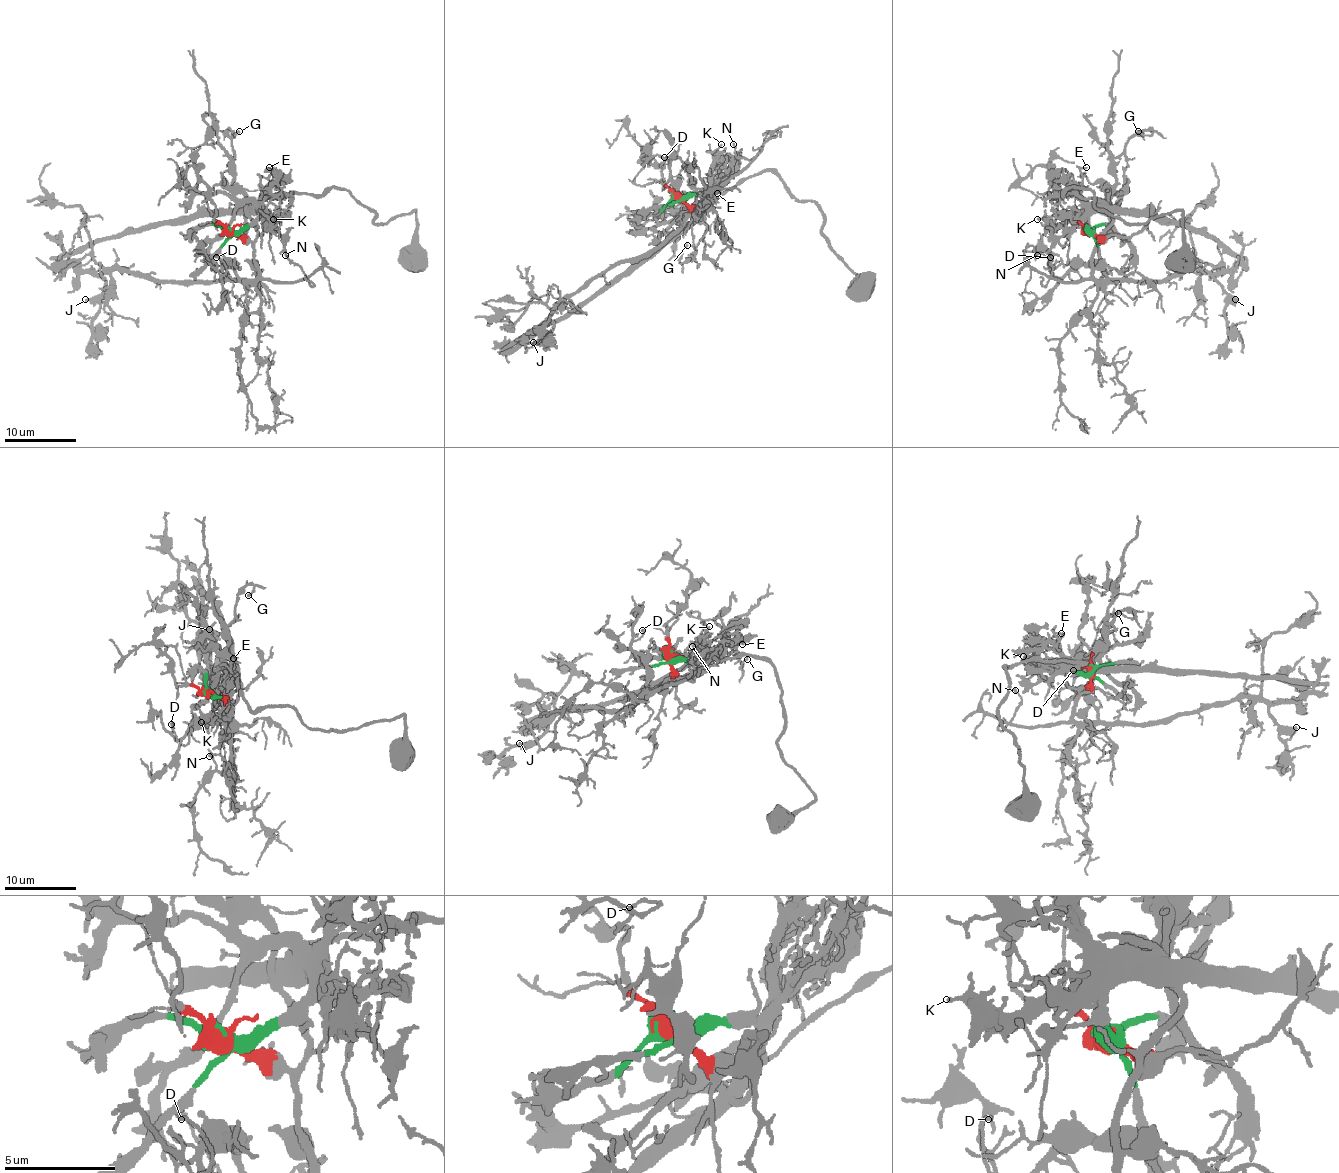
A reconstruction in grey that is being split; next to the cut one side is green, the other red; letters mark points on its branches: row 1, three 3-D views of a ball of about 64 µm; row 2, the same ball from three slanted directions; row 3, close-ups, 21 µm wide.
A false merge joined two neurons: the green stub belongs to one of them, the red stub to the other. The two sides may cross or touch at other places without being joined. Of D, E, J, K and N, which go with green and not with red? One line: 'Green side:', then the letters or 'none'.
Green side: E, K

